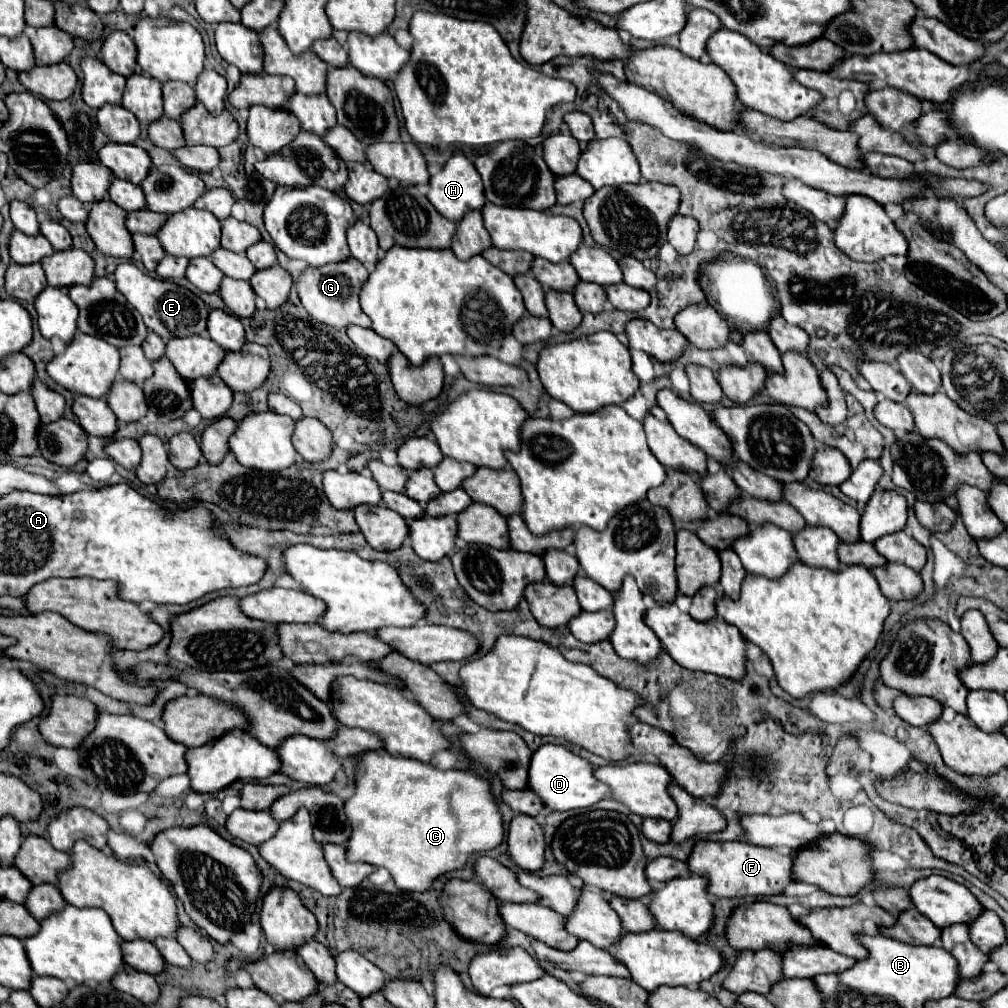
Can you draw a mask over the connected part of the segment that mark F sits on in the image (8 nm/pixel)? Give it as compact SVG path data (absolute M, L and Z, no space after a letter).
M698 841L688 859L690 871L704 871L708 877L708 893L714 897L768 897L784 893L792 879L792 855L778 853L770 847L756 847L746 841Z

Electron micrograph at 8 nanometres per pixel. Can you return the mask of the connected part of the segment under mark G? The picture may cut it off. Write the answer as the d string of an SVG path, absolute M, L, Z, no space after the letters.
M348 257L346 261L340 263L326 263L320 267L306 267L302 271L302 275L296 281L296 289L298 289L298 297L304 305L304 309L316 317L318 321L324 321L328 325L336 325L340 329L344 329L344 325L356 323L356 325L364 325L370 327L368 317L362 313L360 303L358 303L358 293L360 293L360 285L368 279L368 269L354 257Z

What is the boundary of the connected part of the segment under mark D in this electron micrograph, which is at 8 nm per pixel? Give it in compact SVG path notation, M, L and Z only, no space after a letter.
M542 745L532 755L530 763L530 789L542 797L548 809L556 811L572 811L572 809L588 809L610 795L608 785L600 783L594 777L594 765L580 755L572 753L564 745Z

